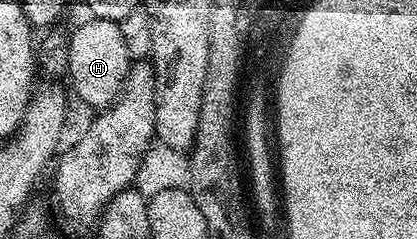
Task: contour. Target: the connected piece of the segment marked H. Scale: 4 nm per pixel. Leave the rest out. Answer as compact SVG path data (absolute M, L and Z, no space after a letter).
M93 17L87 18L87 23L82 23L78 28L71 30L70 34L70 48L68 49L68 80L70 79L69 86L72 88L74 86L74 91L79 95L77 97L83 104L86 104L91 109L105 109L110 106L111 103L114 102L115 99L118 98L118 94L122 92L122 86L124 85L124 81L126 80L126 75L130 72L130 68L132 66L132 58L130 59L130 47L126 44L126 35L122 32L124 29L122 23L113 23L112 21L108 21L107 19L96 19Z

